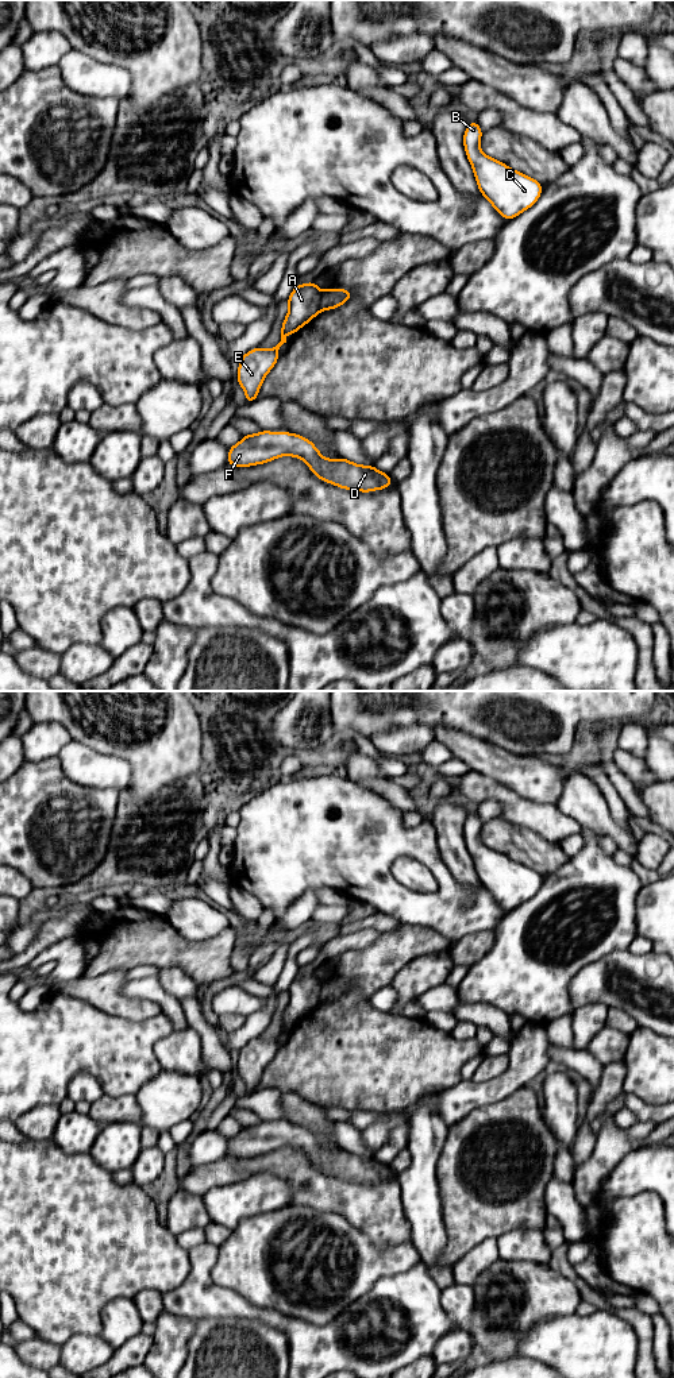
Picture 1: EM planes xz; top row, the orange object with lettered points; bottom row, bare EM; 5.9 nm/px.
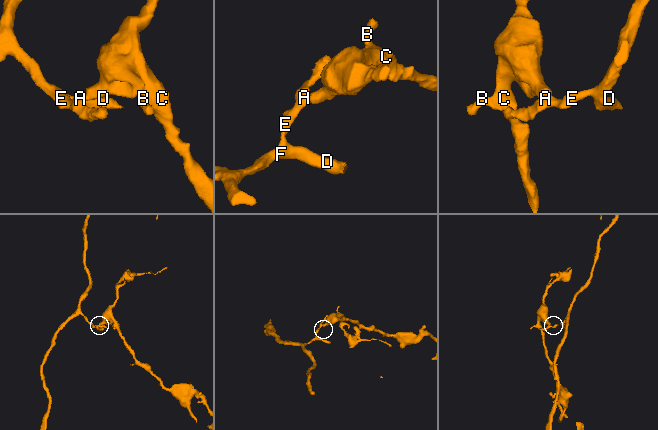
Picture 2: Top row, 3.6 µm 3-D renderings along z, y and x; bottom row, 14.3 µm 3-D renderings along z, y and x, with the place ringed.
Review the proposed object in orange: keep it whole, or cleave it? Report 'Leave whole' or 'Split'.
Split

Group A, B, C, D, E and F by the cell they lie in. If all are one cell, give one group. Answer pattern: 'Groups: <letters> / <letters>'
Groups: A D E F / B C

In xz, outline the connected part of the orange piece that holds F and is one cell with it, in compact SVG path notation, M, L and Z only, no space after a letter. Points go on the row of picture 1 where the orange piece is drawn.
M261 431L243 436L238 444L230 447L227 464L249 467L286 455L304 460L319 479L344 490L369 493L393 485L389 474L374 466L355 464L343 458L324 459L311 440L288 432Z

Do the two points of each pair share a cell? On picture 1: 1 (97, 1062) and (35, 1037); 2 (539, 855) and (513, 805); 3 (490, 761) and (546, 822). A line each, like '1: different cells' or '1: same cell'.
1: same cell
2: different cells
3: different cells

